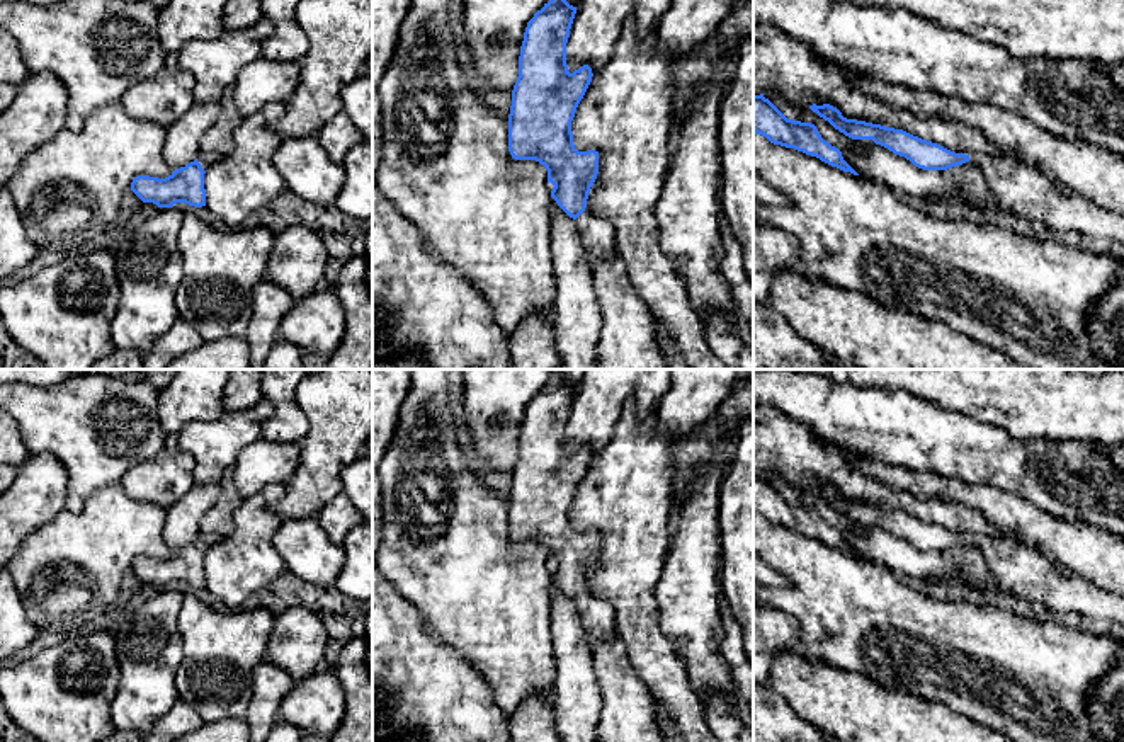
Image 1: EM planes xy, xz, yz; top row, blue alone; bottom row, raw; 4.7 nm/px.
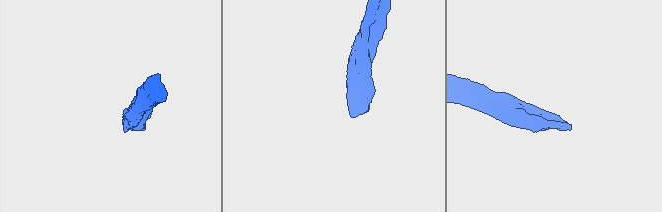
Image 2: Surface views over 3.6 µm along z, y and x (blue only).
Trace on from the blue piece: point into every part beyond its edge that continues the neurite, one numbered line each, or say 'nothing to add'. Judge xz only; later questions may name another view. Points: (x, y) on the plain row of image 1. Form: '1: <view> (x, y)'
1: xz (597, 616)

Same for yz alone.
1: yz (1016, 569)

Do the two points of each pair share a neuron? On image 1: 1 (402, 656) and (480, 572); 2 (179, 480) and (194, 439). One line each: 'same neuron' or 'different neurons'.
1: different neurons
2: different neurons

